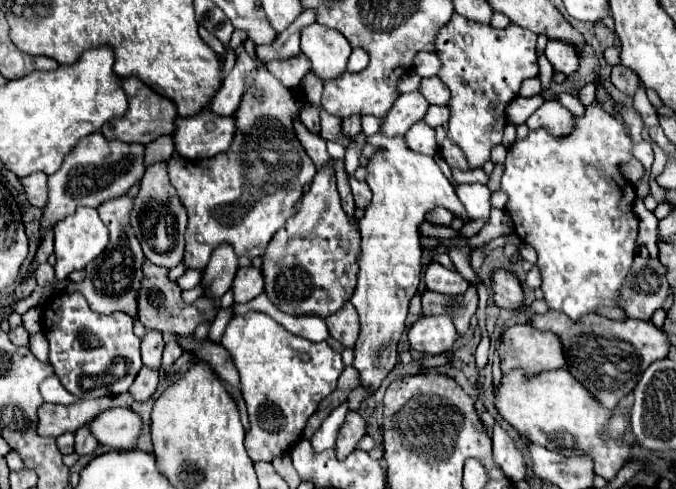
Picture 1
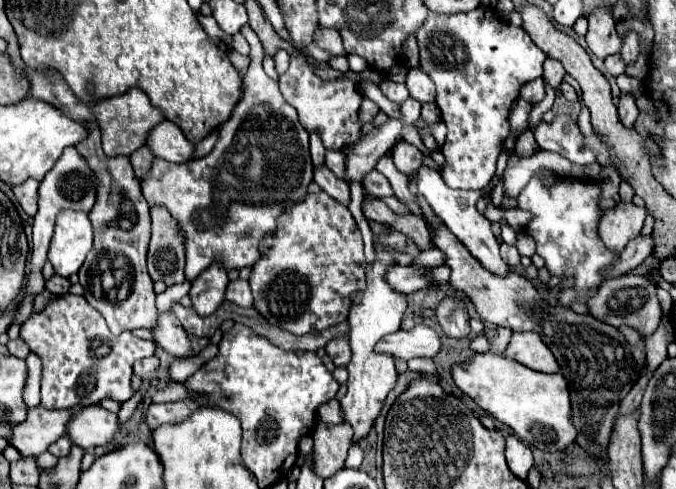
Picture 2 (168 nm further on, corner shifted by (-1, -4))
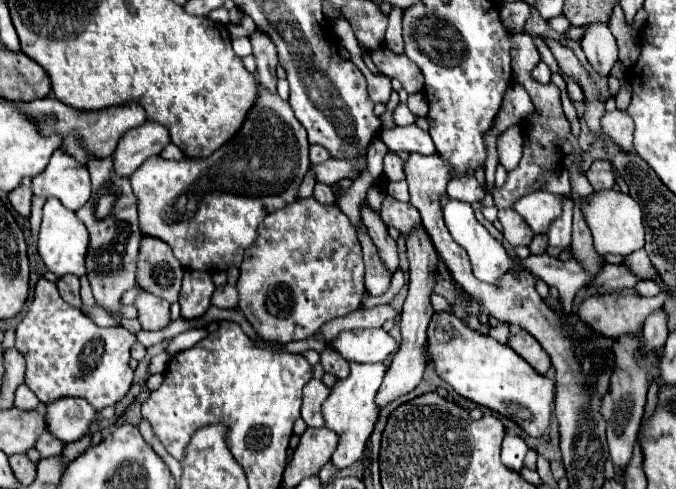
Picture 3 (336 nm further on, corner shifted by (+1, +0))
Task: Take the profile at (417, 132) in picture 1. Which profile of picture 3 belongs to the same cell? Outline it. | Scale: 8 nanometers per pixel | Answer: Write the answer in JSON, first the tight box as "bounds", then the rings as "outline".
{"bounds":[383,152,405,180],"outline":[[[387,152],[383,172],[385,172],[385,176],[387,176],[389,180],[403,180],[403,178],[405,178],[405,172],[403,172],[403,160],[399,158],[399,154]]]}

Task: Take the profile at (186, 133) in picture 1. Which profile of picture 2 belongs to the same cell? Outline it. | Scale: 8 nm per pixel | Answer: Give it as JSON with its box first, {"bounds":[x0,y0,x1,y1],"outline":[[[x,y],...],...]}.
{"bounds":[145,120,193,162],"outline":[[[163,120],[153,128],[147,136],[145,146],[151,150],[155,158],[163,158],[169,162],[187,162],[193,156],[193,144],[185,138],[179,126],[169,120]]]}

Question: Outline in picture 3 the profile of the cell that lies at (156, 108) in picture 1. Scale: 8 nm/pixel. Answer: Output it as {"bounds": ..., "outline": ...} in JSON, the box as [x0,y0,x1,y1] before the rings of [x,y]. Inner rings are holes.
{"bounds":[15,98,147,164],"outline":[[[41,98],[41,100],[15,104],[15,106],[21,108],[23,112],[27,112],[29,116],[33,116],[37,120],[37,126],[41,128],[41,132],[45,132],[45,136],[53,134],[53,132],[61,132],[63,148],[71,156],[77,156],[77,160],[81,160],[81,164],[85,164],[85,156],[89,156],[89,152],[93,152],[93,156],[111,156],[115,152],[121,136],[127,130],[141,126],[147,120],[145,110],[135,102],[111,106],[111,108],[103,108],[103,110],[77,110],[73,106],[59,102],[57,98]],[[75,136],[81,136],[81,140],[83,140],[85,148],[89,148],[89,152],[81,152],[81,148],[77,148],[77,142],[73,140]]]}

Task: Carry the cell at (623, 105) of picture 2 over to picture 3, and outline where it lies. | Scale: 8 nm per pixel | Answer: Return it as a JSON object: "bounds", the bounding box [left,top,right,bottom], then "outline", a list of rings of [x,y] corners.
{"bounds":[603,110,633,152],"outline":[[[613,110],[607,112],[603,122],[605,124],[605,132],[609,132],[609,138],[613,138],[613,142],[617,146],[621,146],[621,150],[633,152],[633,118],[629,116],[627,110]]]}

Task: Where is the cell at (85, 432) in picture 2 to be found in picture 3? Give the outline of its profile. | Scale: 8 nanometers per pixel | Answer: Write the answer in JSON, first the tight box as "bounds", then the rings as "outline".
{"bounds":[47,398,97,442],"outline":[[[61,398],[47,406],[47,426],[59,440],[77,442],[97,420],[97,410],[81,398]]]}

